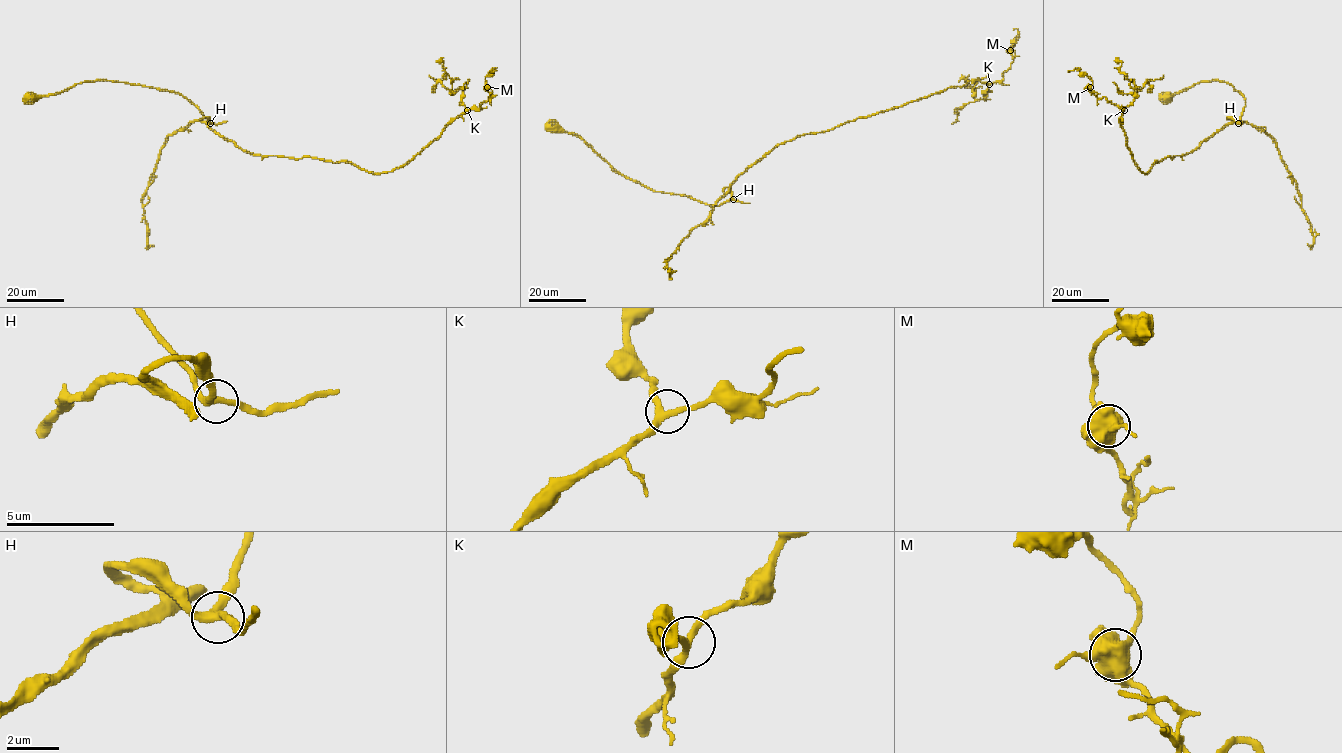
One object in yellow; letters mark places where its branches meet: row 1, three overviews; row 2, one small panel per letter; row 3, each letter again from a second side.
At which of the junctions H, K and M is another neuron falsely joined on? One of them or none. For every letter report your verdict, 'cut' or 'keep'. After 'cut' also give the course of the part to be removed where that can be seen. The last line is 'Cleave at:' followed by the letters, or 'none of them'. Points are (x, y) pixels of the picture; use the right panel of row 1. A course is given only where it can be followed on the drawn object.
H: keep
K: keep
M: keep
Cleave at: none of them

